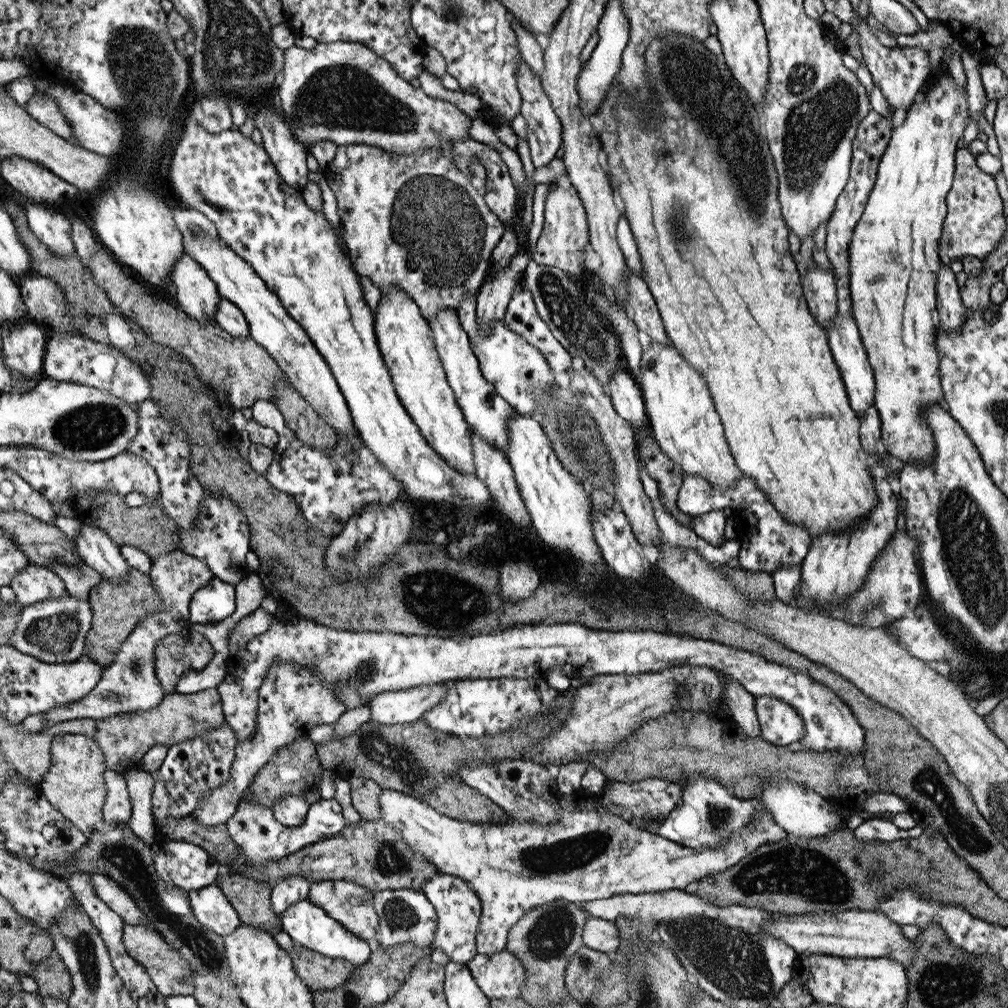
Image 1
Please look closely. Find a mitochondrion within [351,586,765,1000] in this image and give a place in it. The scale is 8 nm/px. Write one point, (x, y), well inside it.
(592, 847)

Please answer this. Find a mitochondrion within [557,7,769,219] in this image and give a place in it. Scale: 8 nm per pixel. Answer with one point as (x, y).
(666, 55)

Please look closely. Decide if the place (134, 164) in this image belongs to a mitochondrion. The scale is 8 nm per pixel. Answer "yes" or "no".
no

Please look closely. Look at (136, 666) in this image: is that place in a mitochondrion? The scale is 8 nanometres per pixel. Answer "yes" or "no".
yes

